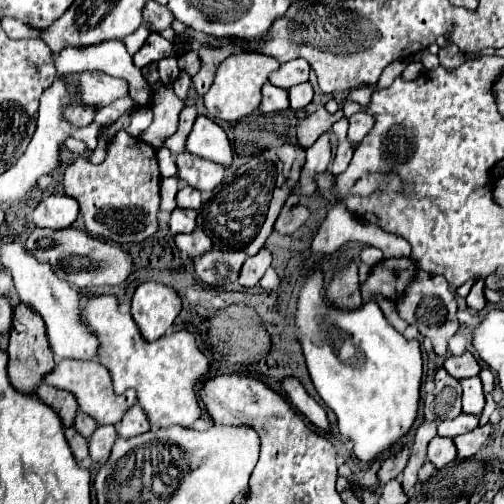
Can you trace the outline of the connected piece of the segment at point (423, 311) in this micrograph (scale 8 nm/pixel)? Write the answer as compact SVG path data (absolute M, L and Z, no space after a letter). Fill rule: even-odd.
M420 271L416 273L416 279L410 283L410 287L406 289L404 297L400 299L398 303L398 313L402 319L416 319L416 327L420 329L420 333L424 337L428 337L432 343L434 343L434 351L438 355L446 355L448 351L448 339L458 331L460 323L456 319L456 311L458 311L458 305L456 305L456 299L454 299L454 293L452 289L448 287L446 279L436 275L436 277L428 277L428 273Z

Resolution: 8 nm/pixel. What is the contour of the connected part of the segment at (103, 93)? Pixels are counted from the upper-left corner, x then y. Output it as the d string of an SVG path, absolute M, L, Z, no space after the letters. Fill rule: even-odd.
M80 73L74 77L76 91L88 105L110 105L120 97L128 97L128 81L100 73Z

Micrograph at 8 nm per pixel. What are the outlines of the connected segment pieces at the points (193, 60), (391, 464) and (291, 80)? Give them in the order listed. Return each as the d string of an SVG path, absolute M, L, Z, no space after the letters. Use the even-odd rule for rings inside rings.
M184 53L180 59L178 59L178 63L180 63L180 67L184 69L184 71L188 71L190 75L196 75L198 71L200 71L200 67L202 67L202 61L200 61L200 57L198 57L198 53Z
M402 447L396 455L384 459L380 465L380 471L378 471L378 487L384 487L388 481L398 477L404 471L406 463L408 463L408 449L406 447Z
M292 59L284 63L278 71L270 73L270 83L282 89L290 89L298 83L308 81L308 75L310 75L310 65L306 63L306 59Z

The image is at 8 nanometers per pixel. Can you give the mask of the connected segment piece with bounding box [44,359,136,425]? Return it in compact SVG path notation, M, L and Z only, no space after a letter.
M64 359L64 361L60 361L54 367L54 371L50 375L44 377L44 383L74 393L80 411L84 411L86 415L90 415L92 419L96 419L98 425L116 425L120 421L120 415L124 415L124 411L128 411L128 407L136 405L136 391L128 389L126 393L116 395L114 387L112 387L112 375L110 375L110 371L104 369L96 361Z

